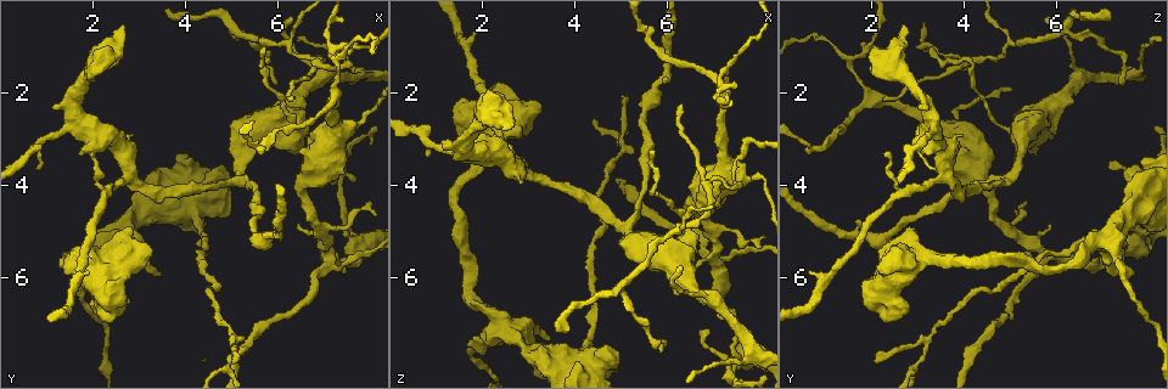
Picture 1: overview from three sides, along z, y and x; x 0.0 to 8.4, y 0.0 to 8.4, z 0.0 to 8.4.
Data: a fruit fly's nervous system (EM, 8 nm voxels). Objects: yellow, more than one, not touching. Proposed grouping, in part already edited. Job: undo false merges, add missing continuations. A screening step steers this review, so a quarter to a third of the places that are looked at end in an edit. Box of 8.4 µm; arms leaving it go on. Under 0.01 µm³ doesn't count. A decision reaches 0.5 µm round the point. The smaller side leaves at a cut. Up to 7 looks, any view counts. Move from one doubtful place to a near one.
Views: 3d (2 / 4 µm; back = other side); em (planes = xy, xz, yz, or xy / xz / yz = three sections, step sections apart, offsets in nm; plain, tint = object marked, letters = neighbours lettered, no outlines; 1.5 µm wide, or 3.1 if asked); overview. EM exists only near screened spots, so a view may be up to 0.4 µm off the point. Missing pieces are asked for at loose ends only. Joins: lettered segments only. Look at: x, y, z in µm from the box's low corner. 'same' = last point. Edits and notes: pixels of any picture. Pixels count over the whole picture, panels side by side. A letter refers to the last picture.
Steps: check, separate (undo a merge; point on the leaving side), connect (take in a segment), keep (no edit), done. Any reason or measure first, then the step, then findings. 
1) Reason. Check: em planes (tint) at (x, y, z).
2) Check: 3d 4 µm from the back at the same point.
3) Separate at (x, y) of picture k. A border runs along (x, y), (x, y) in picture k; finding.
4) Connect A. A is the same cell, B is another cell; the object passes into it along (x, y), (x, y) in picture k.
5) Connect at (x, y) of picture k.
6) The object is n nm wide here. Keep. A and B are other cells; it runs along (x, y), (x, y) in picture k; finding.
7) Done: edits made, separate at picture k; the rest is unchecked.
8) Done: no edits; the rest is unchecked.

Free end. Check: em planes (letters) at (2.65, 0.55, 2.70).

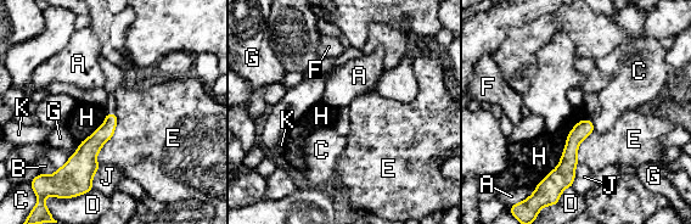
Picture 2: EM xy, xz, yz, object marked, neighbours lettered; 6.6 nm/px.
Keep. A, B, C, D, E, F, G, H, J and K are other cells; a border runs along (583, 118), (535, 185) in picture 2; none of them fits.

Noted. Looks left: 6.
Thin end. Check: 3d 4 µm at (5.75, 1.15, 3.20).

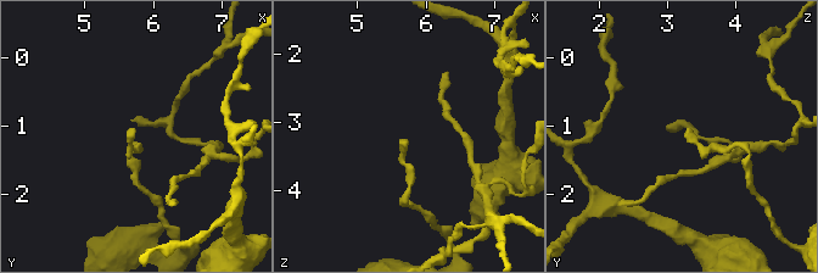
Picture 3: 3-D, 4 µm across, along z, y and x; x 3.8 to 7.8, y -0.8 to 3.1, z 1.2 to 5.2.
Check: em xz step 8 (letters) at (5.70, 1.05, 3.25).

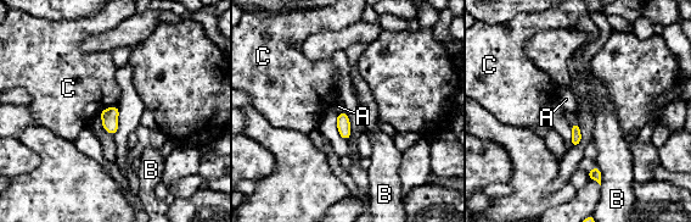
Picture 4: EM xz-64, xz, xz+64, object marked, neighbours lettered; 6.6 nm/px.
Check: em planes (letters) at the same point.

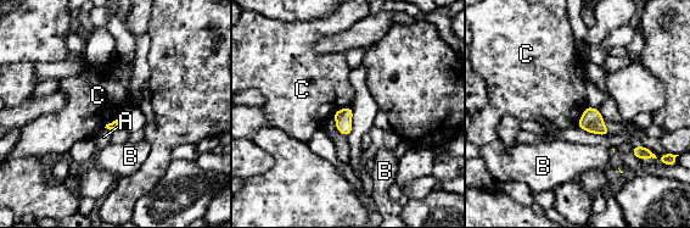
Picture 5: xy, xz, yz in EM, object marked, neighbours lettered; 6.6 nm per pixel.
Keep. A, B and C are other cells; a border runs along (587, 106), (577, 126) in picture 5; no lettered segment goes on from it.

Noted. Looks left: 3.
Thin end. Check: em xz step 8 (letters) at (6.90, 3.65, 7.15).

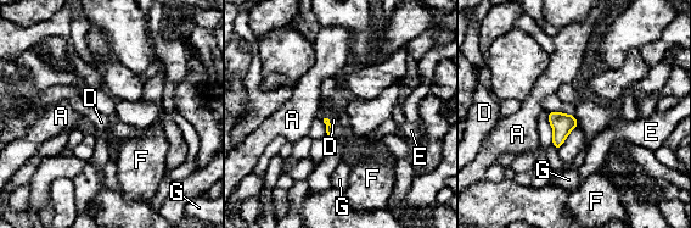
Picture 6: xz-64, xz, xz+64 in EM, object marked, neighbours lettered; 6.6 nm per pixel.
Check: em planes (letters) at the same point.

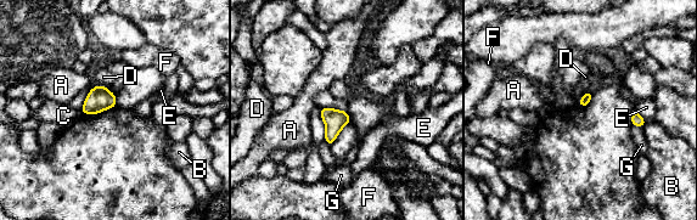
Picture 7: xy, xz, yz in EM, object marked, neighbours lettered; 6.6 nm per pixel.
Keep. A, B, C, D, E, F and G are other cells; no lettered segment goes on from it.

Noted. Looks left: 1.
Done: no edits; the rest is unchecked.

